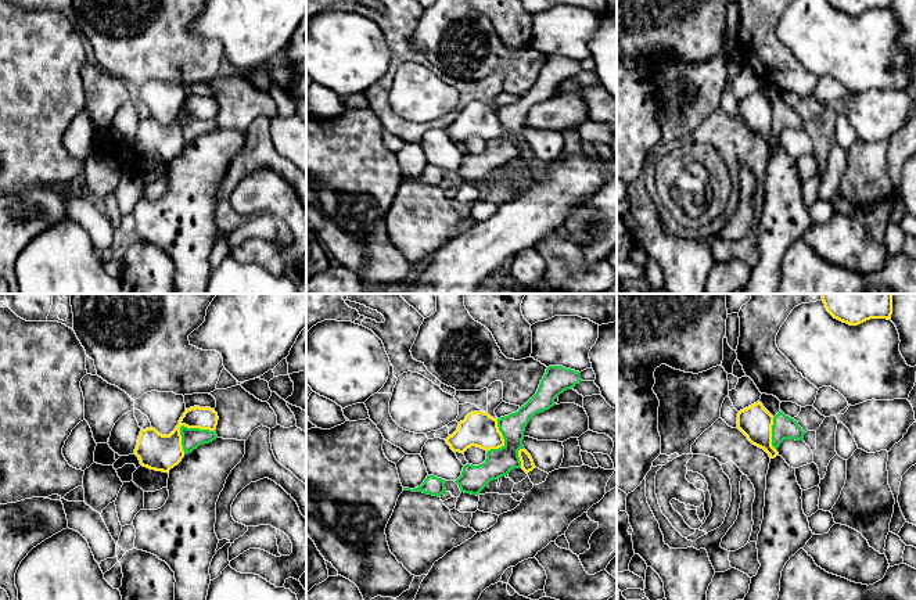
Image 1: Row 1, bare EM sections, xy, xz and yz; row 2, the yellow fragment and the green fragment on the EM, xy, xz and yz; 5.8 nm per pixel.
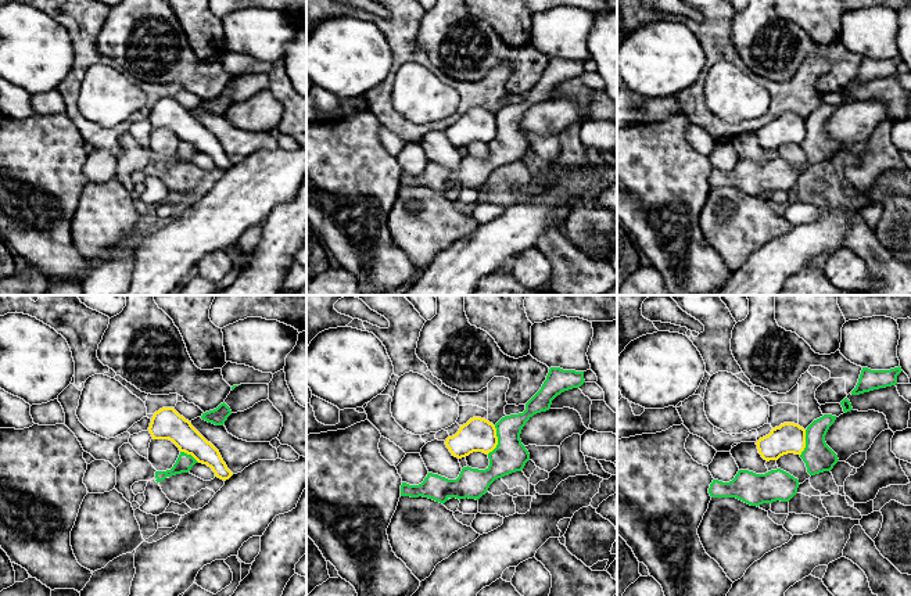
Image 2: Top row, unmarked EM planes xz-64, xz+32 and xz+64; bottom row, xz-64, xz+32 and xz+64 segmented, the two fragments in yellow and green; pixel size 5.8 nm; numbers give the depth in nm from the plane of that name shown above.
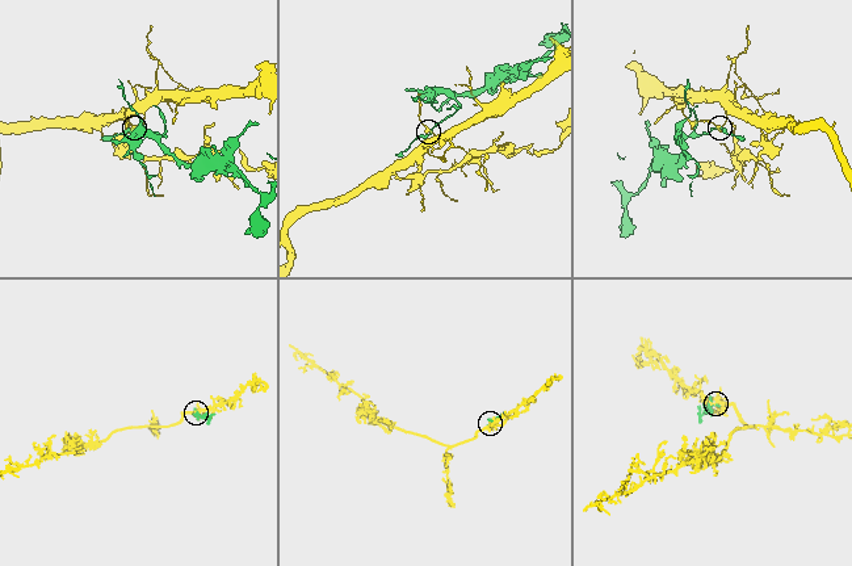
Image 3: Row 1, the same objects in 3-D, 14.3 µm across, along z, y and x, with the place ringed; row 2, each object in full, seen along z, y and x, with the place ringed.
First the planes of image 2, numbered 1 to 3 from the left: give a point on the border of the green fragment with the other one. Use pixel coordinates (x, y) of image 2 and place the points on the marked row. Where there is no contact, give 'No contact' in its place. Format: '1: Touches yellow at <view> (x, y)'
1: Touches yellow at xz-64 (190, 453)
2: Touches yellow at xz+32 (497, 441)
3: Touches yellow at xz+64 (804, 442)

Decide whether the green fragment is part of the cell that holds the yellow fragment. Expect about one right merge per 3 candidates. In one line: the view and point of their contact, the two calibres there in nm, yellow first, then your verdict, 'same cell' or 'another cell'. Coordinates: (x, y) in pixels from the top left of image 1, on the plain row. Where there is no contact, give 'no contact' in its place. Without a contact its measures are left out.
contact xy (183, 114); calibres 220 and 120 nm; another cell

